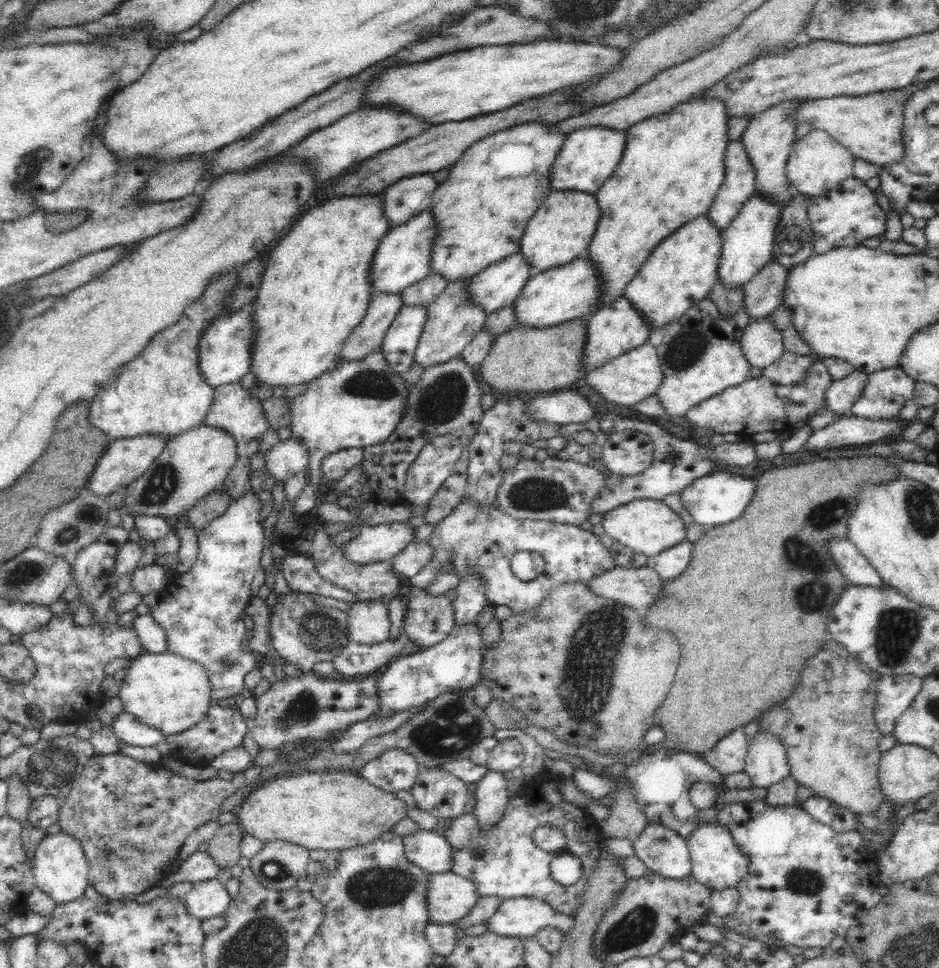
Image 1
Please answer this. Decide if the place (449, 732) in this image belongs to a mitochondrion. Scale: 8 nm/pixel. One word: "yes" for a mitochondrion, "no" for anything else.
yes

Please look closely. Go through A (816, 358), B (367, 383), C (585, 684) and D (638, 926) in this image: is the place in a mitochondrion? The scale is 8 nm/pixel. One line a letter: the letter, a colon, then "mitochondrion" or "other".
A: other
B: mitochondrion
C: mitochondrion
D: mitochondrion

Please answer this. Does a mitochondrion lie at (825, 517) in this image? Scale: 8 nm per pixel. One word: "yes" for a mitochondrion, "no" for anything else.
yes

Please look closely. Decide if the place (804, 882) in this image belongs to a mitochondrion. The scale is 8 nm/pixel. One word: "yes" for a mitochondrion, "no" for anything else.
yes

